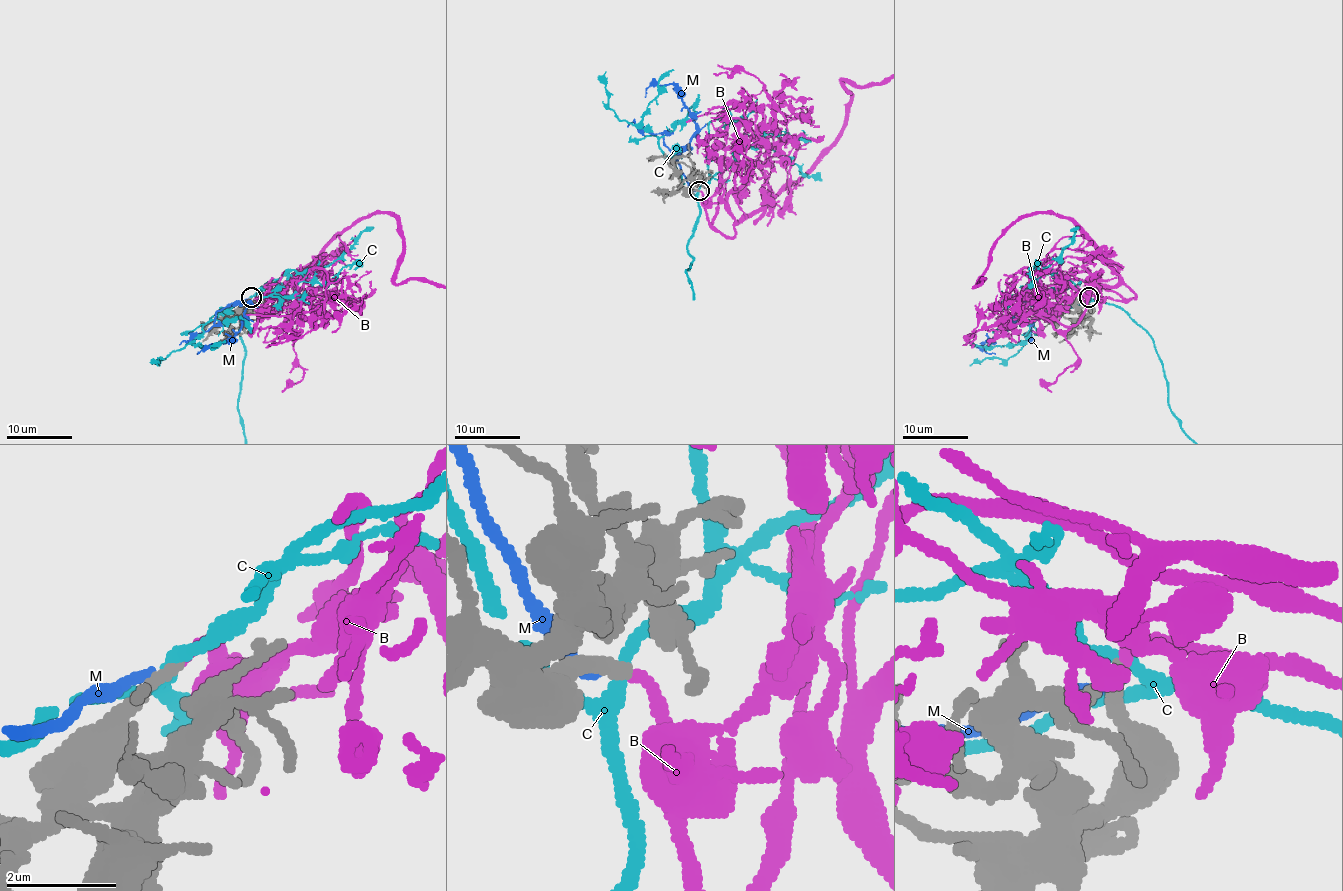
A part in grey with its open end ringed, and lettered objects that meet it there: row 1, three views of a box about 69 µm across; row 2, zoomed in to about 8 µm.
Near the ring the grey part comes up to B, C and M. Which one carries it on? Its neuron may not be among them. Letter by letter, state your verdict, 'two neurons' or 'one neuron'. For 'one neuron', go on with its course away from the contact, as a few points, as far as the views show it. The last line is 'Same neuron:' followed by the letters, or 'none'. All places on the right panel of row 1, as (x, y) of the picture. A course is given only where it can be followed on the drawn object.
B: one neuron
C: two neurons
M: two neurons
Same neuron: B

